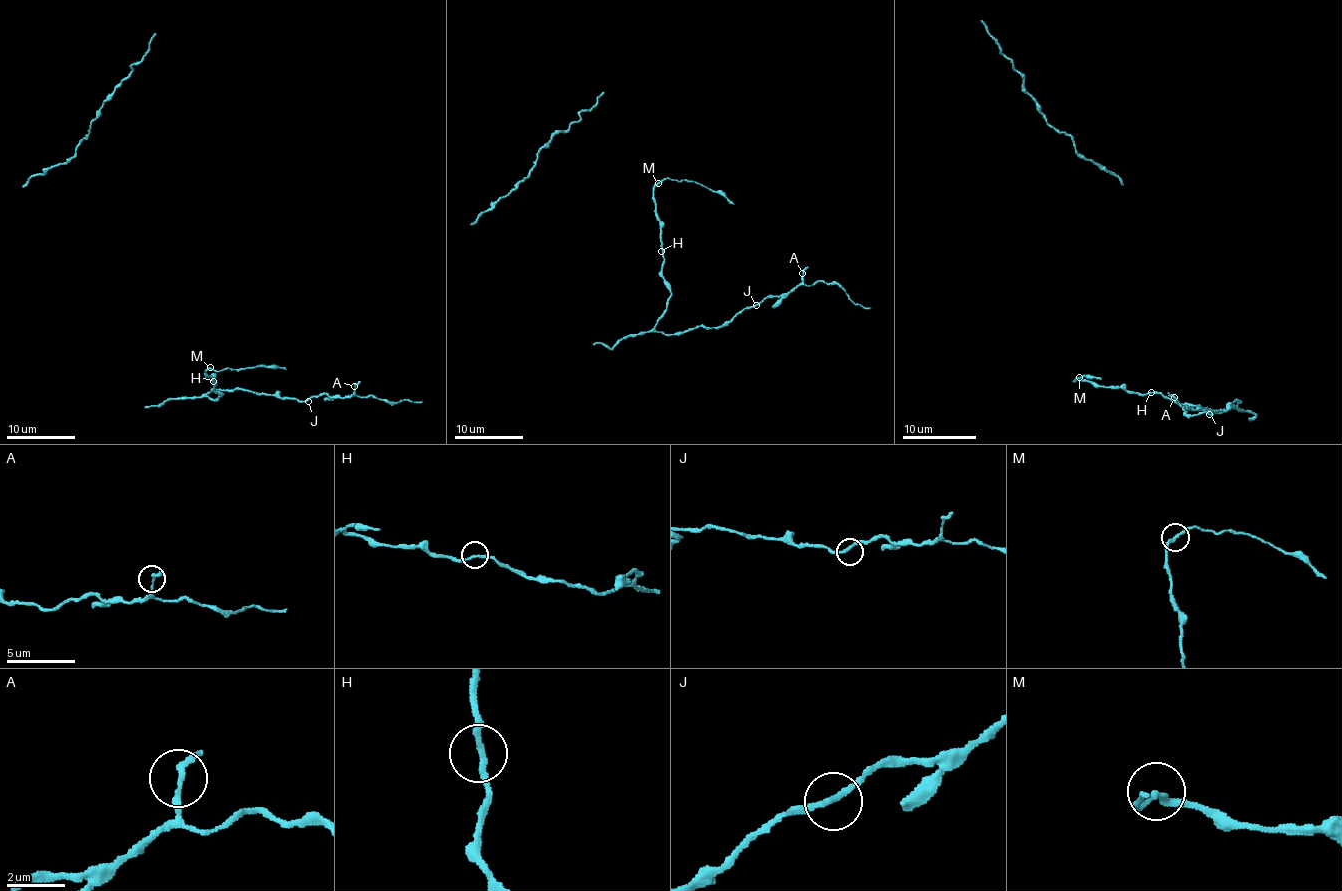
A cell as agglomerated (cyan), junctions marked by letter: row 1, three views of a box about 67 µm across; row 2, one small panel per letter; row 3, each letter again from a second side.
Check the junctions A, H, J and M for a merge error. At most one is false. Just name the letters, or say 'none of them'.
M

